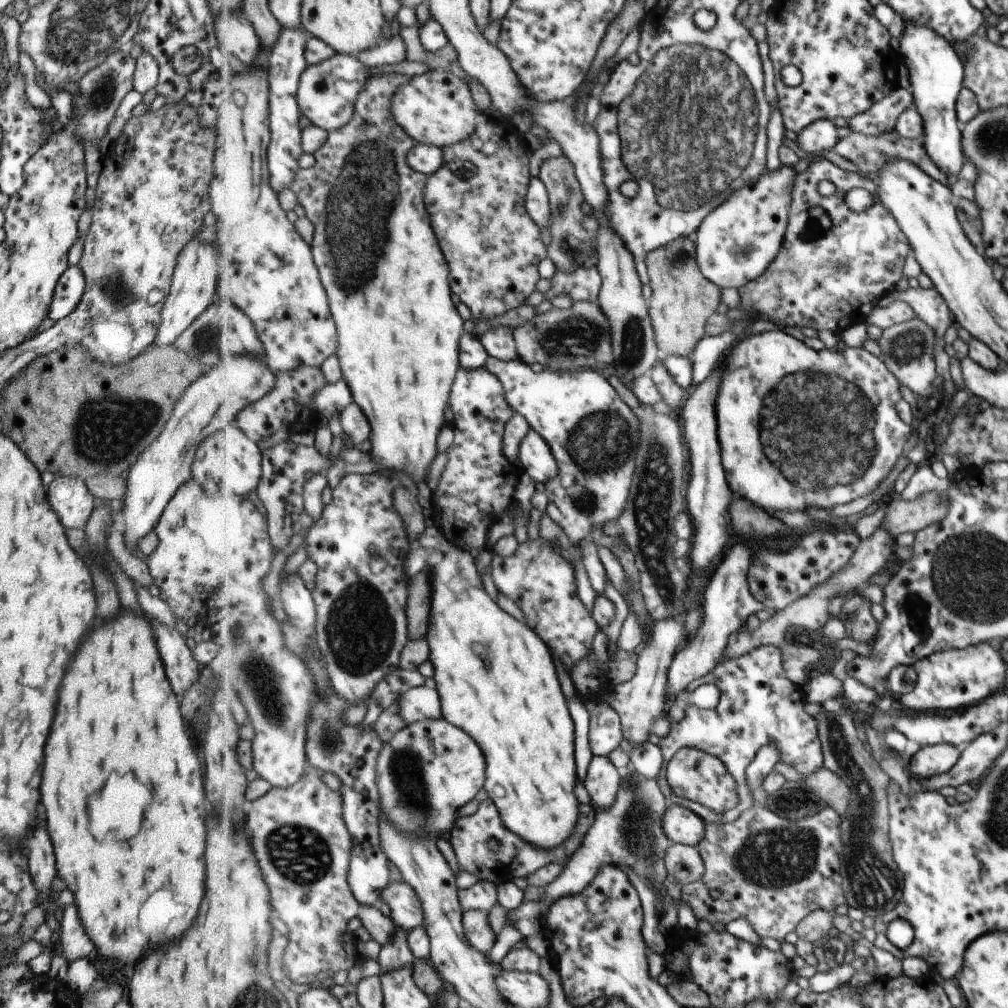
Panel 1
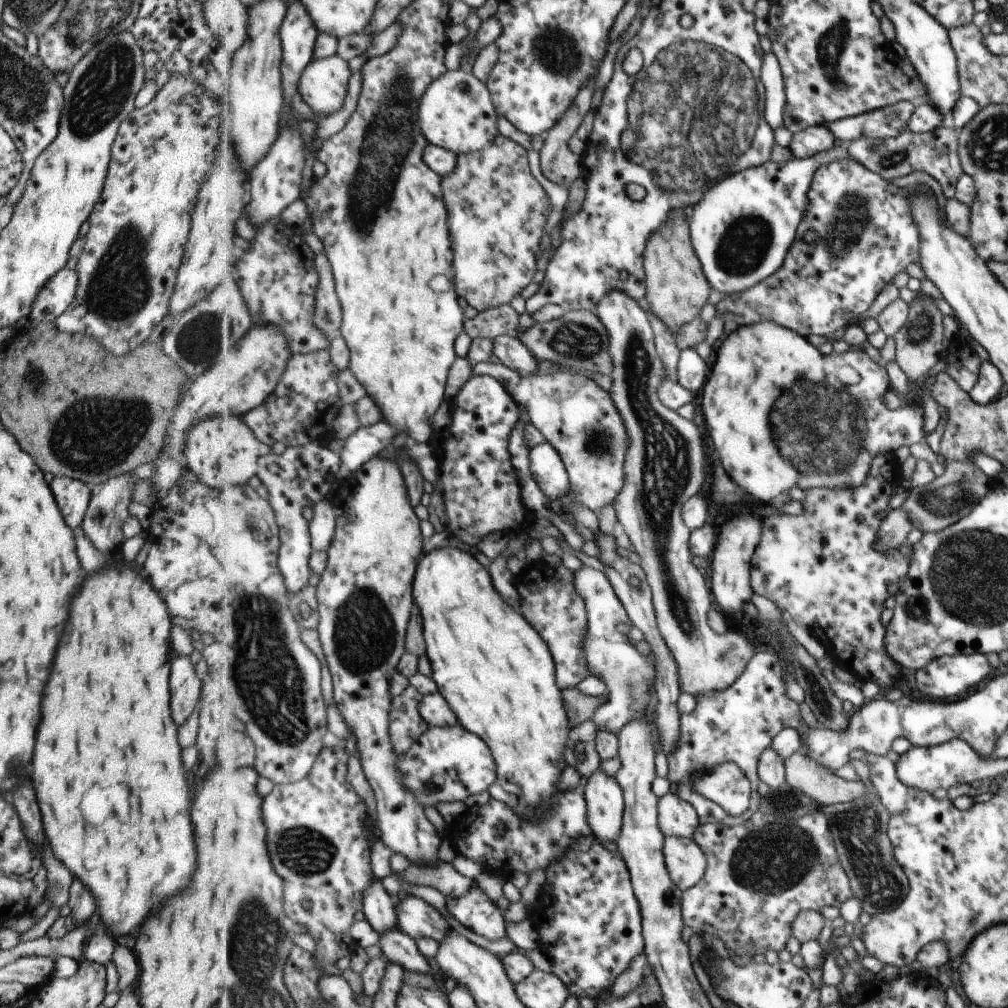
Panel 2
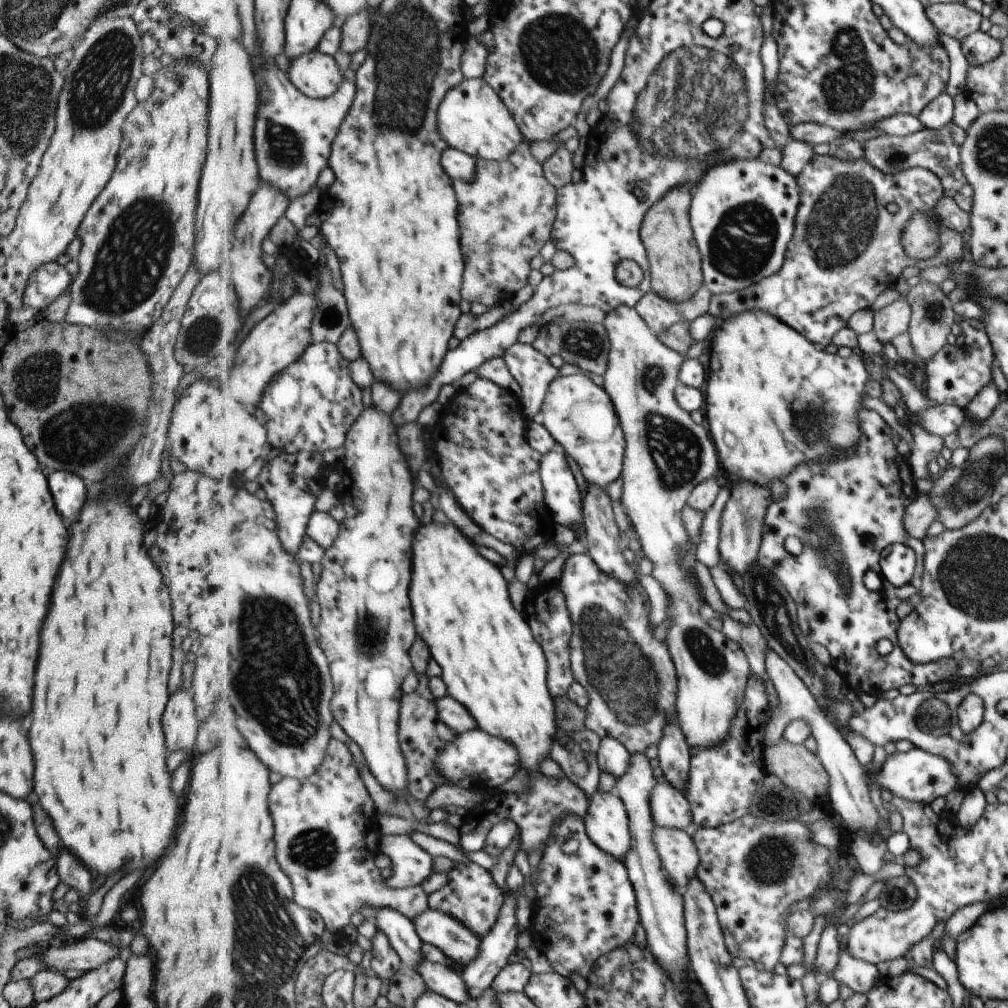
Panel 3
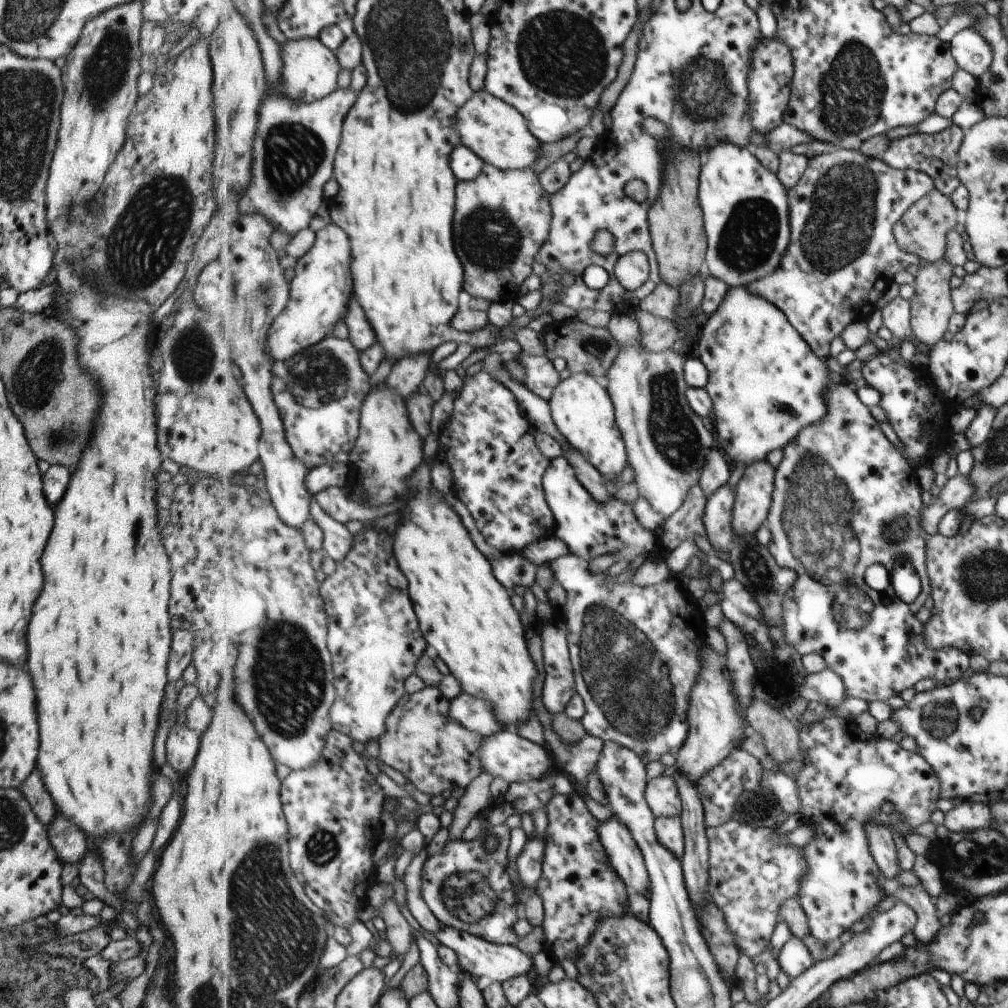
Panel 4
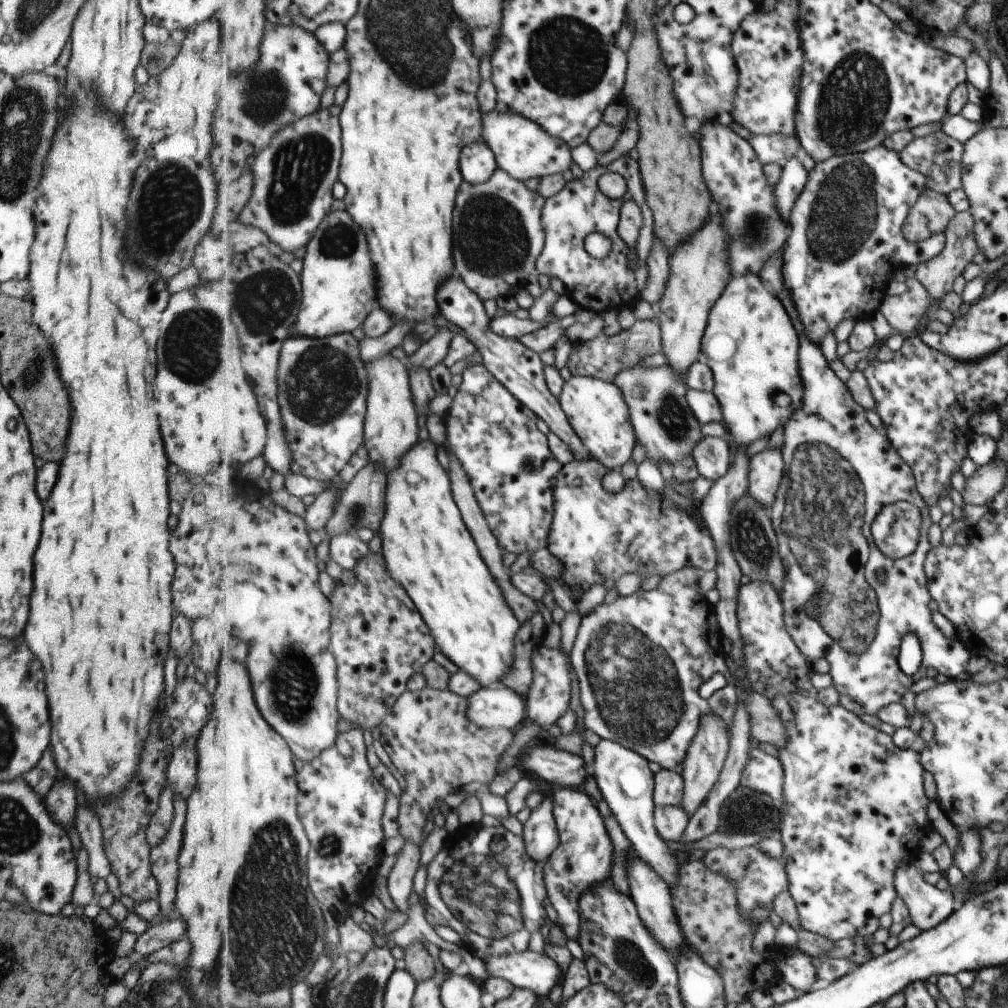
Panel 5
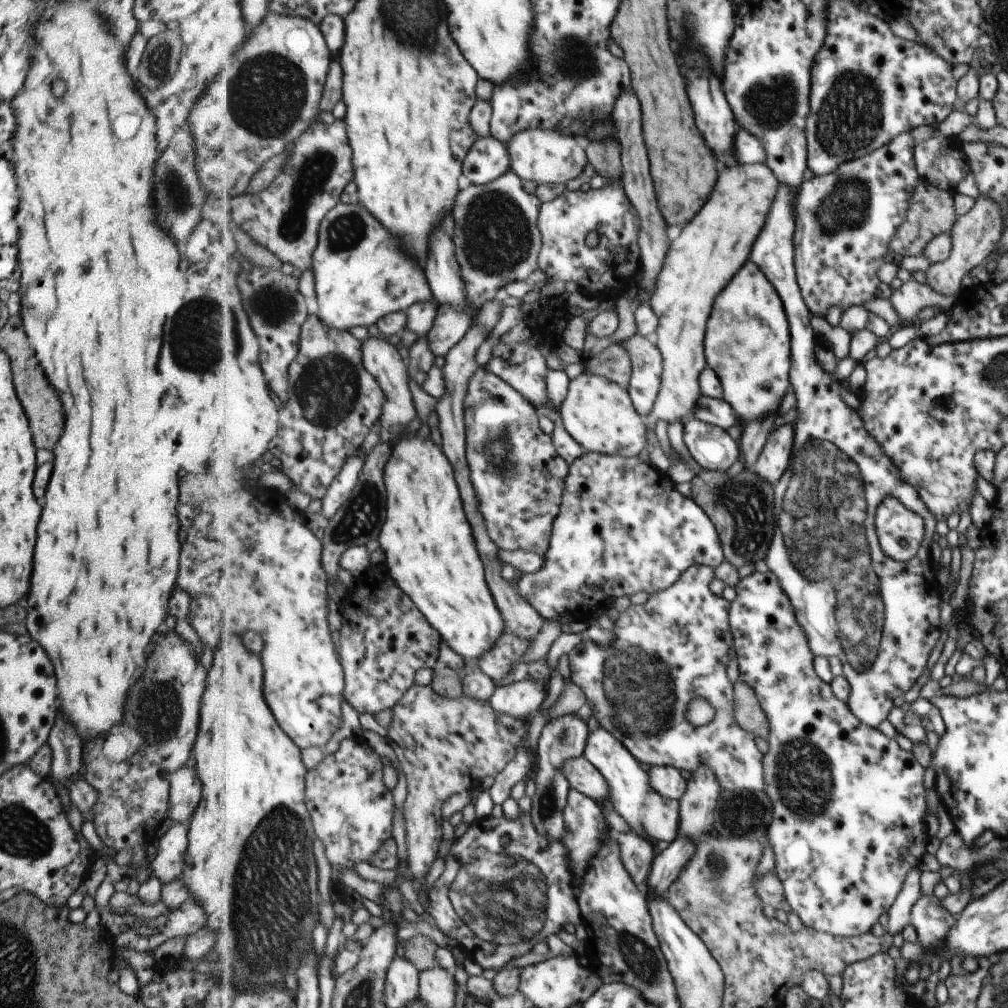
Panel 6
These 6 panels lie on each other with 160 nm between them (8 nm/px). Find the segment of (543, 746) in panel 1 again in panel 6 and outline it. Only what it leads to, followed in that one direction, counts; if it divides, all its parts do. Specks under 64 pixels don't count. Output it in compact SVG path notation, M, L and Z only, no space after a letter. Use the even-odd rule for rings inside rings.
M429 436L405 438L393 450L393 458L385 468L385 482L389 492L389 520L386 520L379 540L385 554L384 566L391 572L401 590L416 602L429 622L441 633L443 642L461 654L465 661L479 663L482 656L496 645L497 638L503 636L507 630L503 616L495 604L495 595L487 586L485 566L481 562L473 528L463 508L451 462Z

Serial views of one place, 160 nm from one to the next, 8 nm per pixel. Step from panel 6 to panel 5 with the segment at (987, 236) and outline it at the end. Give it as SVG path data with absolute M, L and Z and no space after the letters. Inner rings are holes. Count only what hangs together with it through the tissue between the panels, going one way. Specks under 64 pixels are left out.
M968 210L955 213L946 224L943 233L944 245L941 252L925 262L920 262L914 272L914 277L929 293L929 296L937 300L946 295L947 290L951 290L953 280L963 272L963 268L973 258L973 254L977 252L978 247L977 240L974 238L974 218Z

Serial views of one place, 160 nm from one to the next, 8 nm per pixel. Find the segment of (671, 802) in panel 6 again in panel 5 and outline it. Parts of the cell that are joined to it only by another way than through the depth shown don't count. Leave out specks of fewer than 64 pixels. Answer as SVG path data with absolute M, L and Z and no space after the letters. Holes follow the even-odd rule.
M656 805L655 826L666 842L681 842L690 821L688 812L682 806Z

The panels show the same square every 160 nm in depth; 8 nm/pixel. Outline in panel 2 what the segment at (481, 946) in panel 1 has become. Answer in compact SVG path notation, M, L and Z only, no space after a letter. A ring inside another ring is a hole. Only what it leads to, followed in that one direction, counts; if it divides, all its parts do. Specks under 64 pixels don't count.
M474 882L468 893L460 897L445 897L445 901L448 911L469 930L491 940L508 938L502 908L477 883Z

